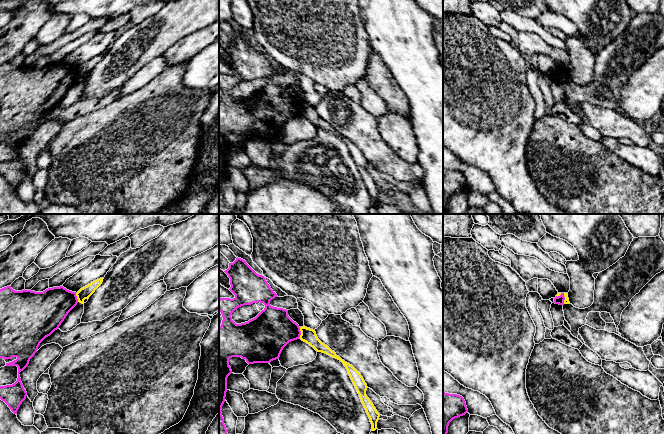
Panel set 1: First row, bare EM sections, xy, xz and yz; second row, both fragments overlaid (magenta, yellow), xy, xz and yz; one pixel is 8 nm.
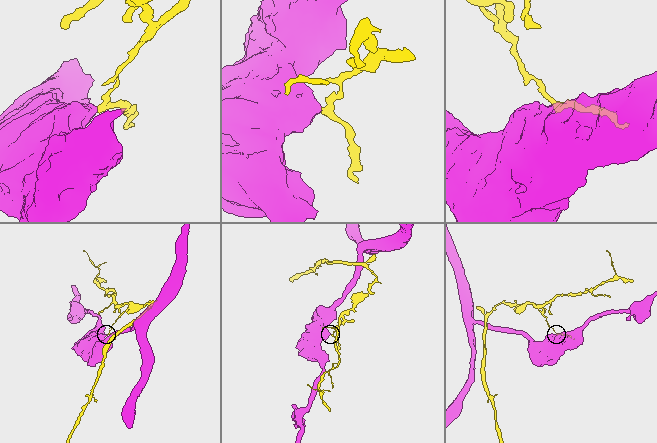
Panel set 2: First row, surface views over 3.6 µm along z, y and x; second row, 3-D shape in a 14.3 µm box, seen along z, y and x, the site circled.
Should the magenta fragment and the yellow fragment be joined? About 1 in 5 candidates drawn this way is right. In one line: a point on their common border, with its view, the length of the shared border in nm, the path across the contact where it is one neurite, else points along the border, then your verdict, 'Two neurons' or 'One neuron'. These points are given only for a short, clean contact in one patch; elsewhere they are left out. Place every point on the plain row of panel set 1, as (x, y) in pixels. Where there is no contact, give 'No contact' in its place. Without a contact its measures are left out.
Touches magenta at xz (300, 108). Shared border 90 nm. Boundary: xz (299, 103), (300, 113). Two neurons

